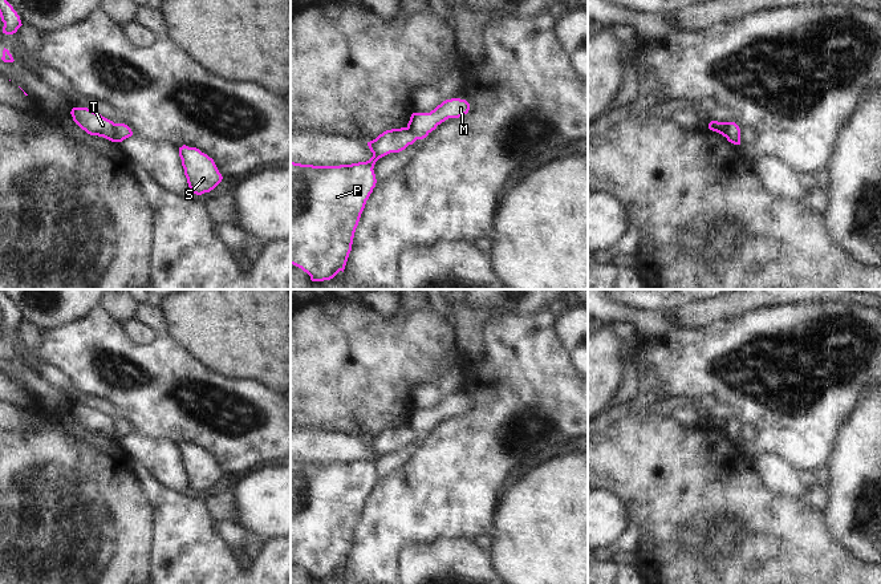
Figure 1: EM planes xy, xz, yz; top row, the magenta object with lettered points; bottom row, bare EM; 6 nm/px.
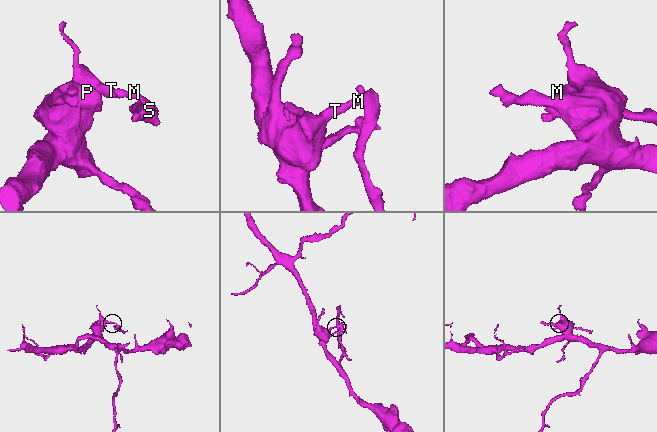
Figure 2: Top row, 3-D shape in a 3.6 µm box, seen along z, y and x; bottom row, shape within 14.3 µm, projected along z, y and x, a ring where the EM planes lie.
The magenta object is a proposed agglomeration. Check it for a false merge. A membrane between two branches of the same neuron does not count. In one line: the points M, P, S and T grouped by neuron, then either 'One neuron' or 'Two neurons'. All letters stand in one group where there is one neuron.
Groups: M S / P T. Two neurons

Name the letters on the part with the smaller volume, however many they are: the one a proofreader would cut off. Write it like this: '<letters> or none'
M, S

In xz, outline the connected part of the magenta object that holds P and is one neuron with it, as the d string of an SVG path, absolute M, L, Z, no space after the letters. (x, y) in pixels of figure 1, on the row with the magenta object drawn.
M407 127L391 129L368 142L373 157L366 162L340 166L291 162L291 264L306 272L312 281L330 280L344 272L361 214L377 183L375 162L414 142Z

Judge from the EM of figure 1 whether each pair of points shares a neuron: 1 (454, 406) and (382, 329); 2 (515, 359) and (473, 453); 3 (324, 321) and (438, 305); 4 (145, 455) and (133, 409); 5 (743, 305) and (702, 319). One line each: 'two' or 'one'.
1: two
2: one
3: two
4: two
5: one

